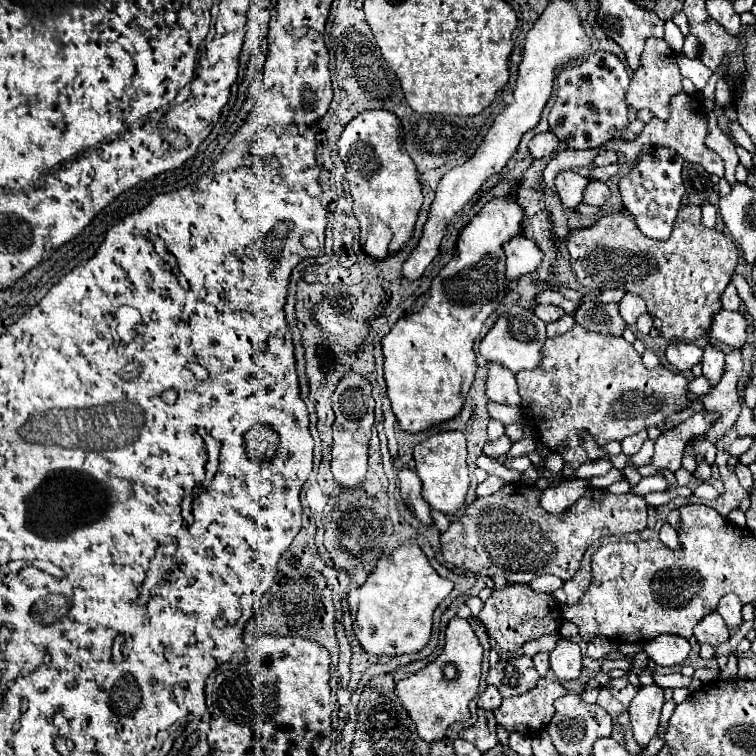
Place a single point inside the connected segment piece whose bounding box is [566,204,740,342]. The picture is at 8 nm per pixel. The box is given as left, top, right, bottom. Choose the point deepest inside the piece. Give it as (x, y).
(681, 279)

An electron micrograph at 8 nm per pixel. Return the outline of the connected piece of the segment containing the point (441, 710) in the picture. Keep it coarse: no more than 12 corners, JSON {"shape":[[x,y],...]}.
{"shape":[[452,618],[442,654],[396,684],[426,742],[478,688],[478,638]]}

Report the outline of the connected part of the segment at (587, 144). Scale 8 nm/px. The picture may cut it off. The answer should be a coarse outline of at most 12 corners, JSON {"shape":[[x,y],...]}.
{"shape":[[594,52],[556,76],[550,132],[572,150],[628,124],[628,66]]}

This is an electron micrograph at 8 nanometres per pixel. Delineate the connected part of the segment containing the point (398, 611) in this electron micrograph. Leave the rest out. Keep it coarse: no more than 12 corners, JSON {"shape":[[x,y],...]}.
{"shape":[[414,540],[348,594],[368,654],[430,642],[452,592]]}

